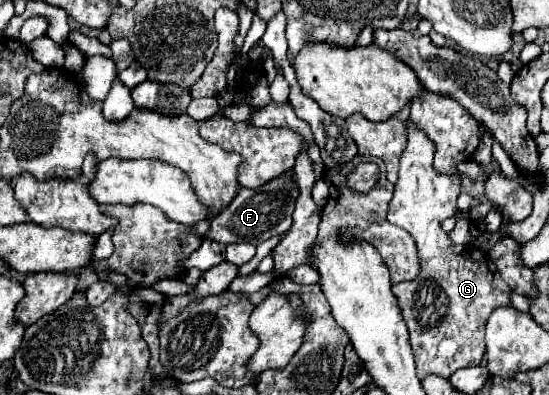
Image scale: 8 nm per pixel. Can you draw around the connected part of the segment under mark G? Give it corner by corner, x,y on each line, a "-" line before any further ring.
407,123
409,127
409,143
407,149
401,155
401,165
399,165
399,179
395,183
395,193
389,203
389,213
387,221
409,231
413,241
417,243
417,257
421,261
421,273
413,281
403,281
393,285
393,295
399,301
403,319
409,329
409,341
413,347
415,363
417,363
417,377
425,379
427,375
439,375
439,377
449,377
461,367
475,367
483,363
485,355
485,321
491,315
495,307
509,305
509,293
511,289
505,285
501,275
497,273
497,267
493,265
491,257
473,247
473,245
453,245
447,235
441,231
441,221
447,217
453,217
457,211
457,195
461,187
461,177
449,177
449,175
437,175
433,171
433,153
435,145
427,139
427,135

